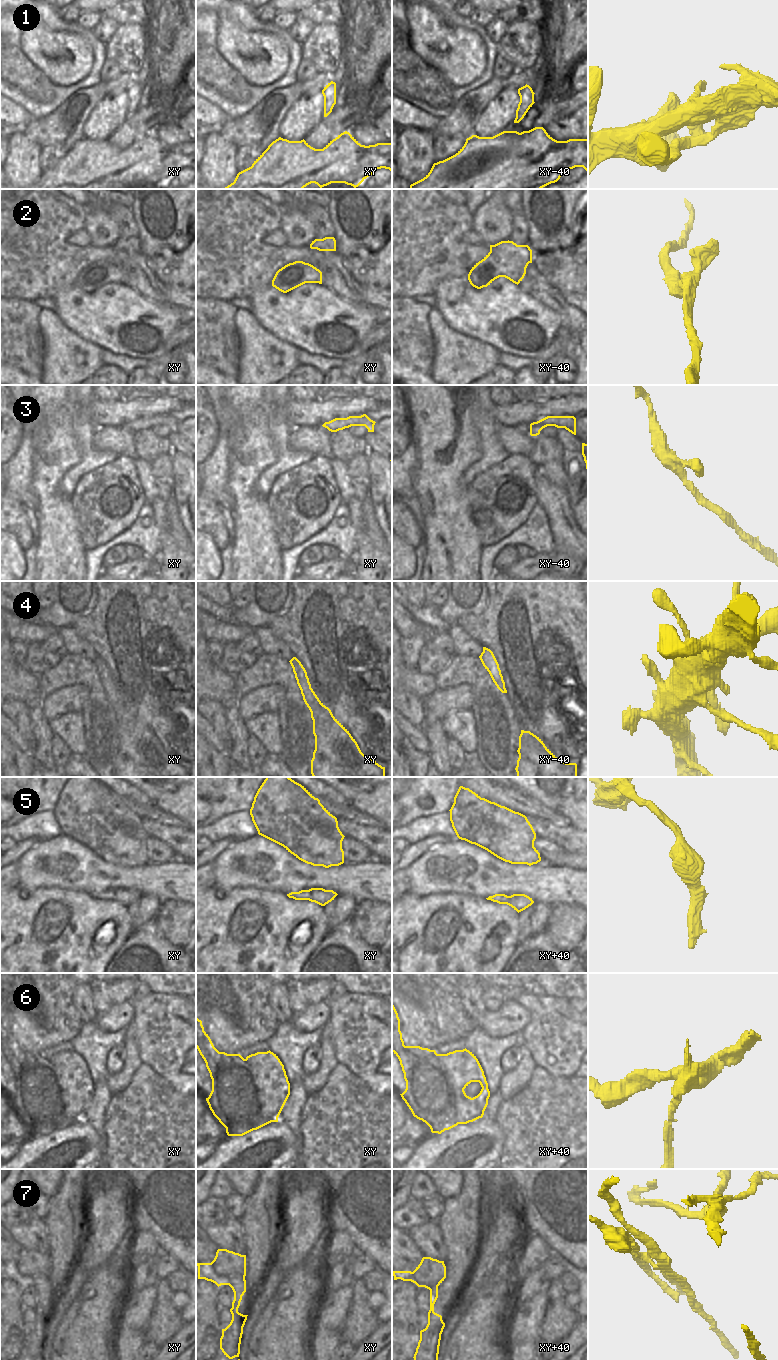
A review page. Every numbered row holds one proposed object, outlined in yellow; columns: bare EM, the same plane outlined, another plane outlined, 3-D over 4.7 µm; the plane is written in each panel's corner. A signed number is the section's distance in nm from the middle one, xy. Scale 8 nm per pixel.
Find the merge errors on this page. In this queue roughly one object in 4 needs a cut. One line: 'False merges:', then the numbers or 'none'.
False merges: 6, 7

